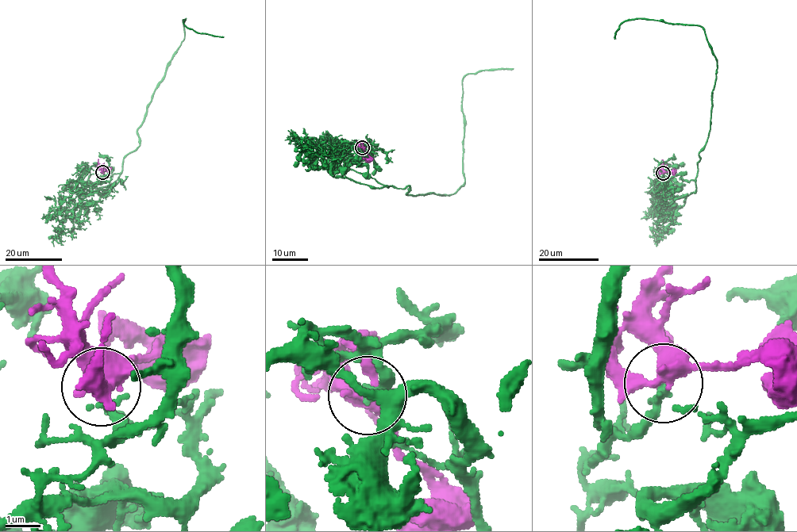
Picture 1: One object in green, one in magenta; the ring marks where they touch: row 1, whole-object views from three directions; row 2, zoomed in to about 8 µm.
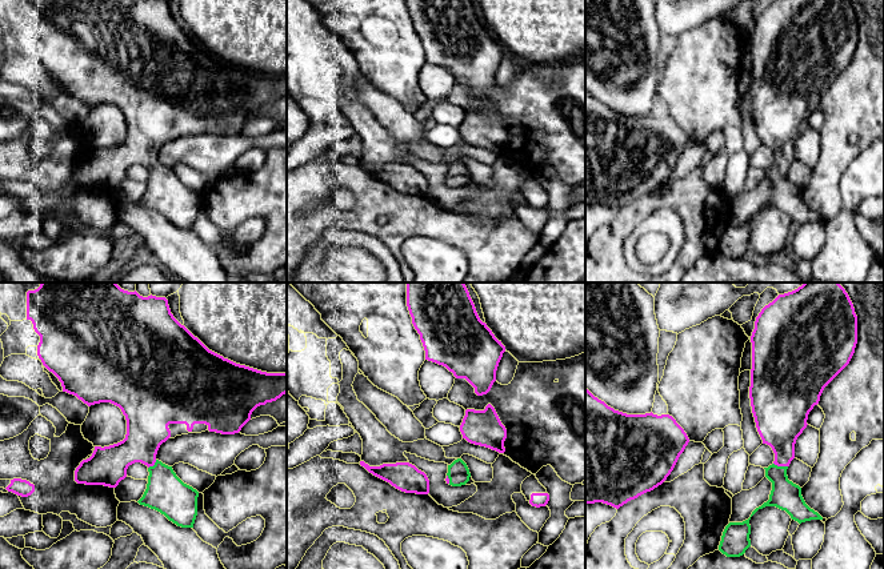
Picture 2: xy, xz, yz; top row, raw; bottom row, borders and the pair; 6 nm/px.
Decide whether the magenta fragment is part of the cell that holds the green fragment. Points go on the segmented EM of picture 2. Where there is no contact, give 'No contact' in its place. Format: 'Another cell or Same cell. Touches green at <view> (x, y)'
Same cell. Touches green at yz (780, 467)

